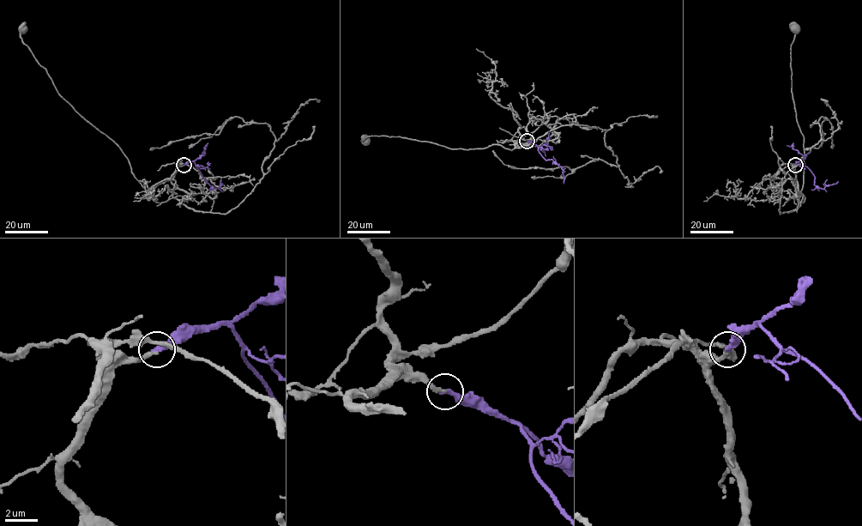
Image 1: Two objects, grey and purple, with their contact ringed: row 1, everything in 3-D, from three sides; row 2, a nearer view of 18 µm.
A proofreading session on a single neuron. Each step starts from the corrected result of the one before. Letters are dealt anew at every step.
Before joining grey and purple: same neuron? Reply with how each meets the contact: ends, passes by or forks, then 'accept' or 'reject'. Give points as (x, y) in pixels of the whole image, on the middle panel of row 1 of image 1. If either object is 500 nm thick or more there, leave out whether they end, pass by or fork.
grey ends; purple ends; accept

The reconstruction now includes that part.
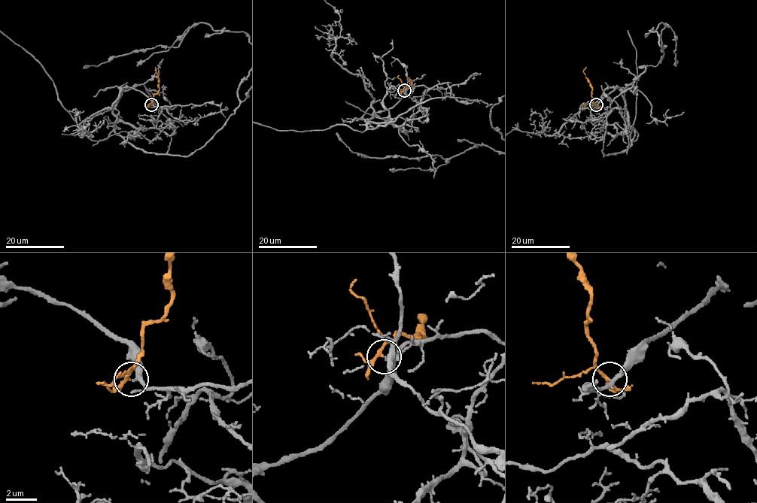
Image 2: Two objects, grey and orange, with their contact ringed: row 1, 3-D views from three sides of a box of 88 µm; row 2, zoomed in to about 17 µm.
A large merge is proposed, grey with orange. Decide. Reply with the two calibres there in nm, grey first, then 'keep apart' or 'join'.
190 nm thick on the grey side, 200 nm on the other; keep apart

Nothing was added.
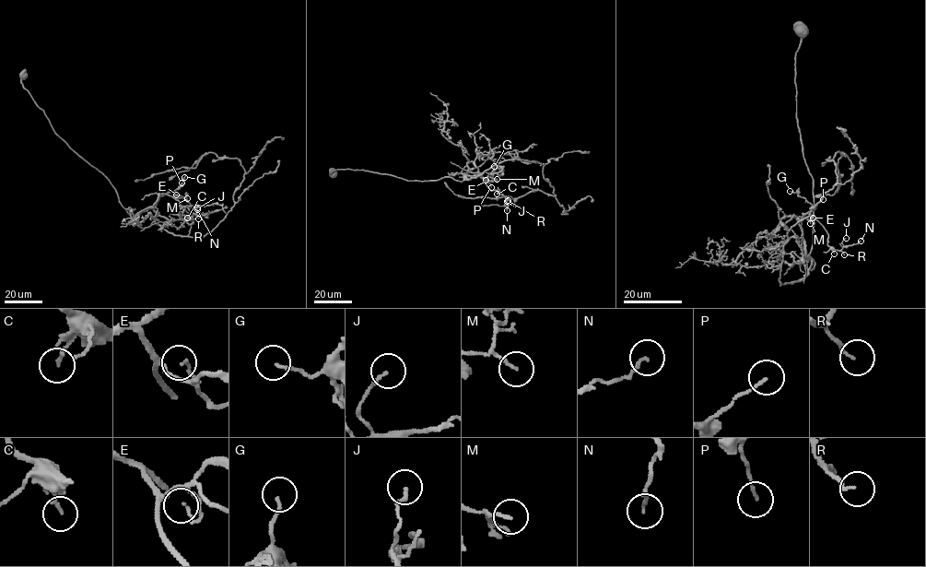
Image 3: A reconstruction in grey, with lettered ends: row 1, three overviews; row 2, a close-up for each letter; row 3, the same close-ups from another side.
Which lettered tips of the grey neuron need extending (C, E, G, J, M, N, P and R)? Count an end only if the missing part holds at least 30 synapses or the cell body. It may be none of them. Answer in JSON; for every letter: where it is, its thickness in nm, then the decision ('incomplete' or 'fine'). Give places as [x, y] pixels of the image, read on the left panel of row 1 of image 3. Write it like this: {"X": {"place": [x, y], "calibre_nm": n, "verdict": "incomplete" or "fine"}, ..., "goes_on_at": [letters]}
{"C": {"place": [187, 218], "calibre_nm": 130, "verdict": "fine"}, "E": {"place": [176, 194], "calibre_nm": 100, "verdict": "fine"}, "G": {"place": [184, 177], "calibre_nm": 120, "verdict": "fine"}, "J": {"place": [197, 207], "calibre_nm": 150, "verdict": "fine"}, "M": {"place": [187, 198], "calibre_nm": 120, "verdict": "fine"}, "N": {"place": [197, 209], "calibre_nm": 120, "verdict": "fine"}, "P": {"place": [181, 183], "calibre_nm": 110, "verdict": "fine"}, "R": {"place": [198, 218], "calibre_nm": 120, "verdict": "fine"}, "goes_on_at": []}

